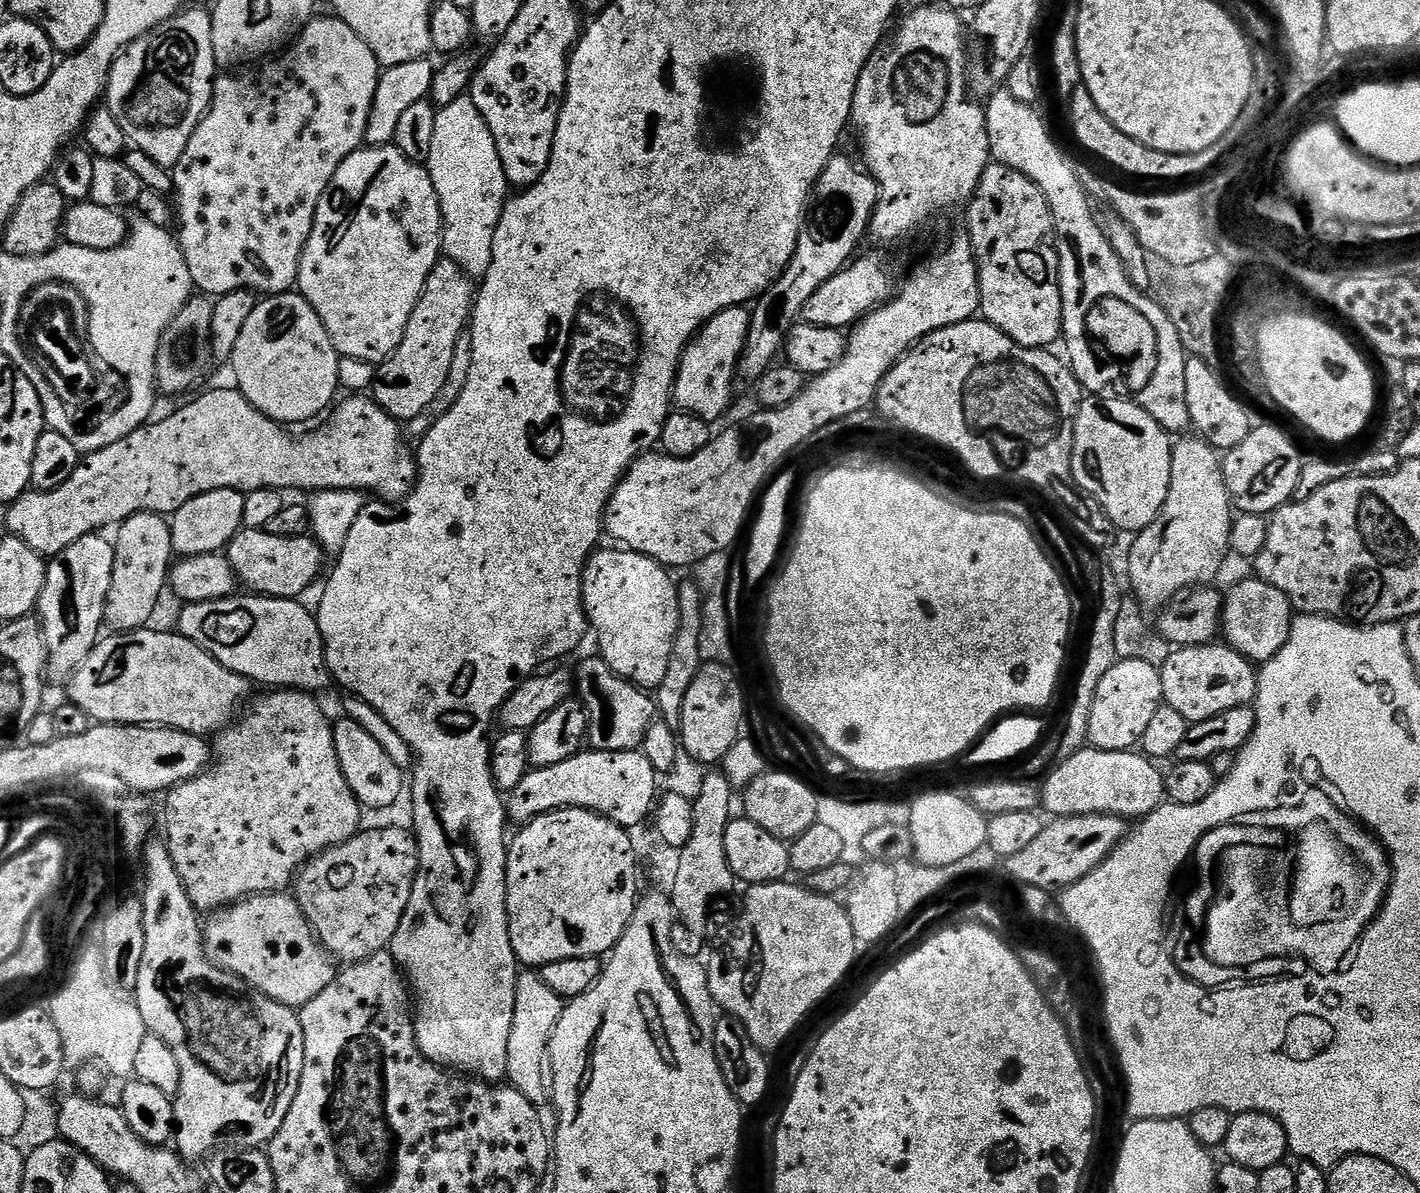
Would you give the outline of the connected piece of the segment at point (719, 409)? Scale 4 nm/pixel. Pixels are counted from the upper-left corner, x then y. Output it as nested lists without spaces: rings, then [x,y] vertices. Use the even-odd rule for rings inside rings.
[[[747,307],[727,308],[714,318],[705,320],[704,327],[693,336],[680,356],[680,369],[672,387],[672,399],[681,412],[715,422],[732,404],[732,379],[737,379],[740,357],[748,333],[750,312]]]

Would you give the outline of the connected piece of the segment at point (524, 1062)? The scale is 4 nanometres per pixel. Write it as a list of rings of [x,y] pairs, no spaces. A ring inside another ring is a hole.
[[[524,970],[516,977],[516,1001],[514,1002],[514,1026],[510,1030],[510,1058],[508,1075],[511,1087],[517,1088],[531,1104],[547,1105],[550,1092],[546,1087],[546,1057],[548,1043],[556,1029],[558,1018],[564,1012],[565,1001],[532,970]]]

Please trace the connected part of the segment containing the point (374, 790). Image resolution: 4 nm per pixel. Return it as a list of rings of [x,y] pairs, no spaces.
[[[347,718],[335,721],[332,733],[334,734],[334,750],[338,750],[338,758],[342,766],[342,774],[356,795],[357,802],[365,809],[388,808],[400,800],[400,795],[406,792],[405,769],[394,766],[394,761],[382,750],[381,744],[358,722]]]

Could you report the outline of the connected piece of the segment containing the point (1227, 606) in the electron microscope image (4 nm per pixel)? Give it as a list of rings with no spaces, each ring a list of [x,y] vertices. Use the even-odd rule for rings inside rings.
[[[1259,578],[1244,580],[1233,586],[1224,596],[1222,636],[1237,652],[1253,662],[1274,658],[1282,646],[1286,646],[1292,629],[1294,609],[1288,596]]]

